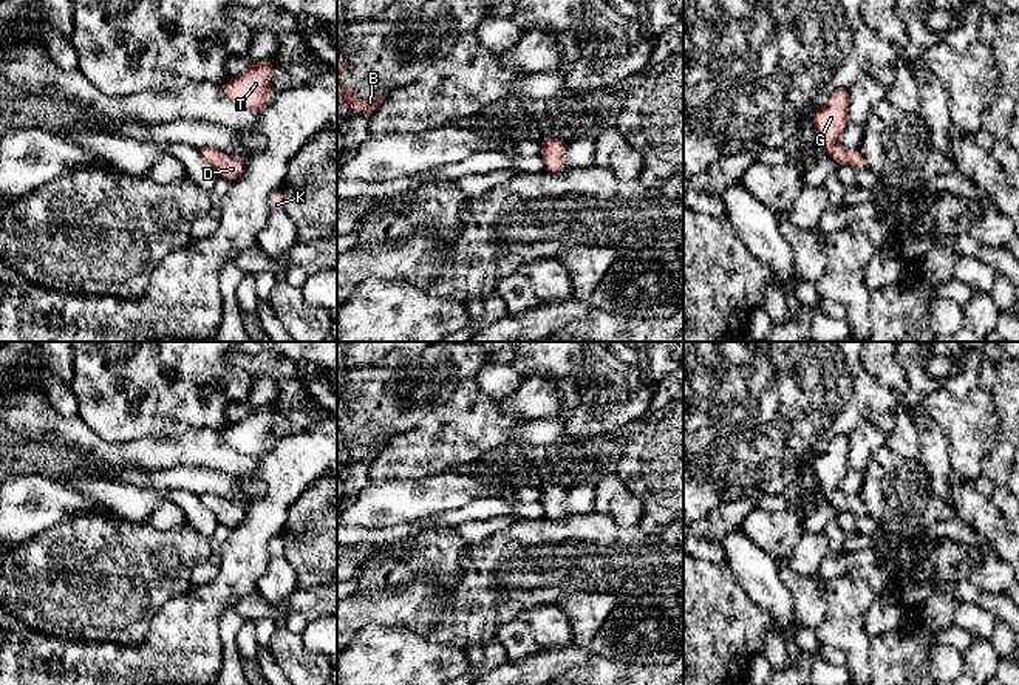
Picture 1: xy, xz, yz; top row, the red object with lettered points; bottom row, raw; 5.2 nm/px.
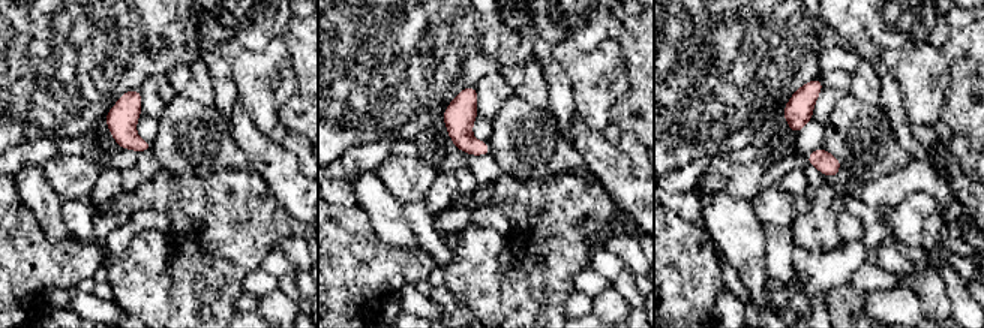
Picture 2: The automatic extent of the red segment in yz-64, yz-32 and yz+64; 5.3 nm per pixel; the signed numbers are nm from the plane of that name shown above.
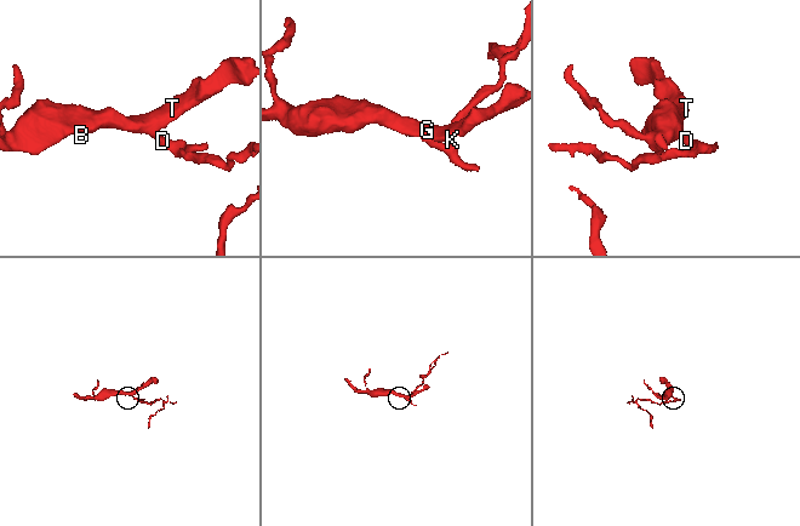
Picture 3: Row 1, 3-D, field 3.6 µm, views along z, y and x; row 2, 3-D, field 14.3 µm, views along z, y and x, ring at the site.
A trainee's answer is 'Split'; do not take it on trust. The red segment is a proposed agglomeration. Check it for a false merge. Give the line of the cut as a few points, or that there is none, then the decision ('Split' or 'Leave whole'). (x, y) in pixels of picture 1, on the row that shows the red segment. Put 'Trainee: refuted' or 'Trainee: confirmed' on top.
Trainee: refuted
No split. Leave whole

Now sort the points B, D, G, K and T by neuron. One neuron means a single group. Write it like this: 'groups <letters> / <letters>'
groups B D G K T

